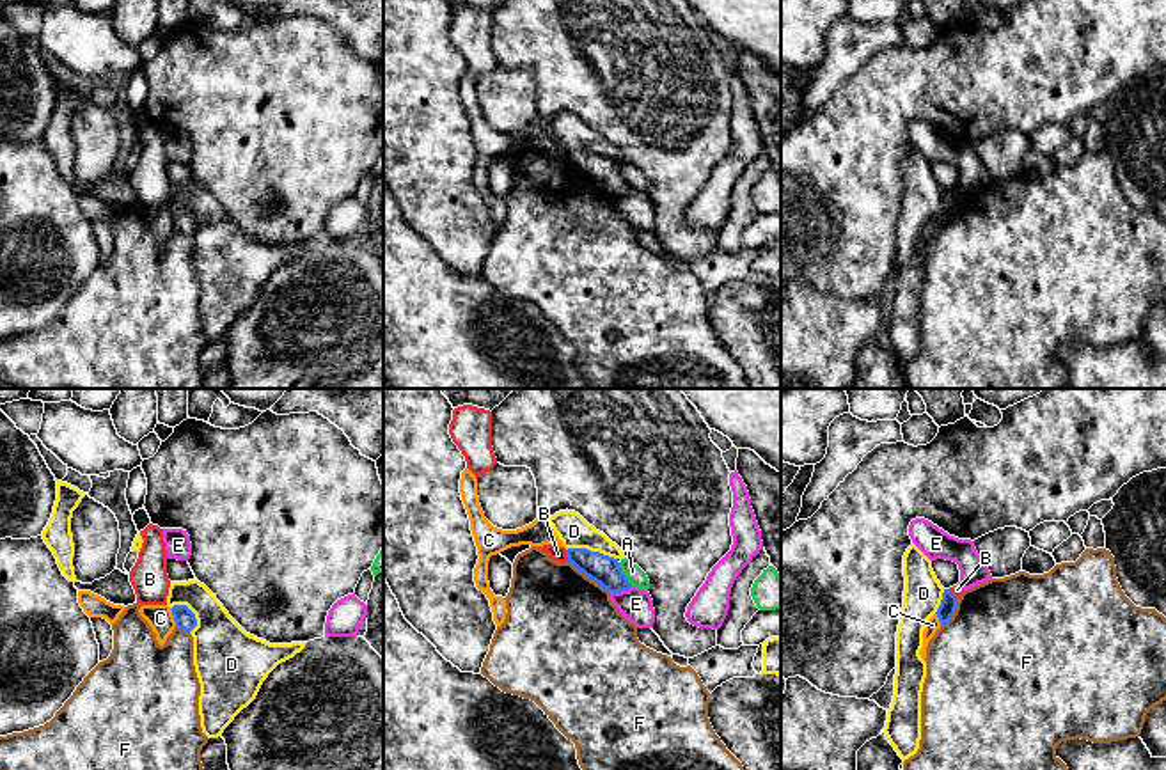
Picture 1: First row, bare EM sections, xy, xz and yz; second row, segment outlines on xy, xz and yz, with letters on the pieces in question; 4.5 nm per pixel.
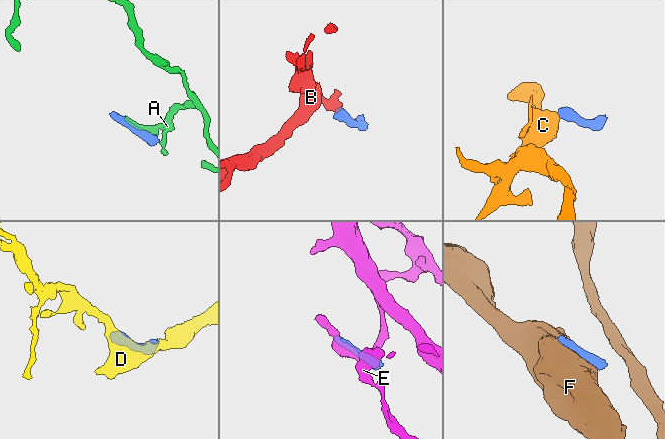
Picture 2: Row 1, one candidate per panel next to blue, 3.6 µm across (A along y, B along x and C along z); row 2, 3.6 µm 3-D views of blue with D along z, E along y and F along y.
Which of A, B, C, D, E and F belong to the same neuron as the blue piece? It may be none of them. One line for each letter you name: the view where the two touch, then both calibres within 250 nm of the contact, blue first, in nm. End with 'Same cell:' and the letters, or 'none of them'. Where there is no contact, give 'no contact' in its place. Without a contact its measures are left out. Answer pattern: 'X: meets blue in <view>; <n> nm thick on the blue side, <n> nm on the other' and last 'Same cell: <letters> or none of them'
Same cell: none of them

